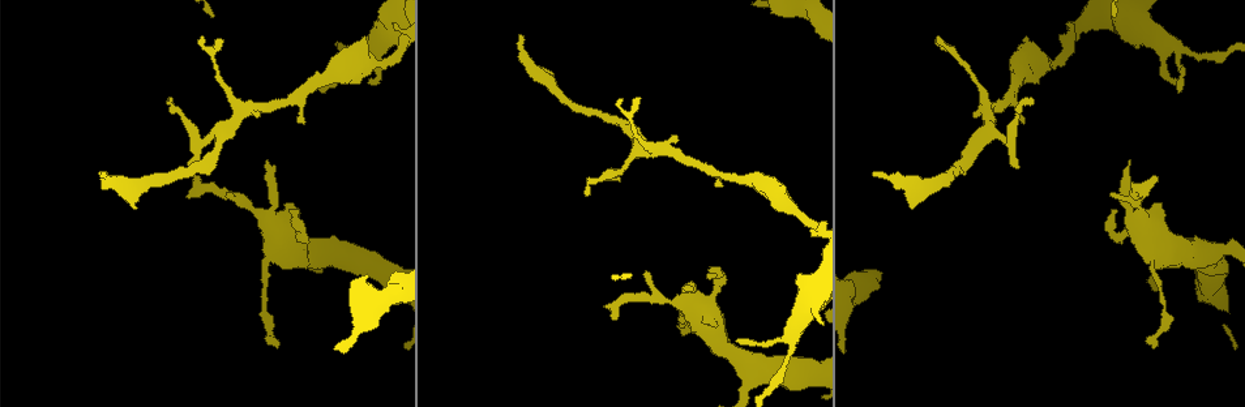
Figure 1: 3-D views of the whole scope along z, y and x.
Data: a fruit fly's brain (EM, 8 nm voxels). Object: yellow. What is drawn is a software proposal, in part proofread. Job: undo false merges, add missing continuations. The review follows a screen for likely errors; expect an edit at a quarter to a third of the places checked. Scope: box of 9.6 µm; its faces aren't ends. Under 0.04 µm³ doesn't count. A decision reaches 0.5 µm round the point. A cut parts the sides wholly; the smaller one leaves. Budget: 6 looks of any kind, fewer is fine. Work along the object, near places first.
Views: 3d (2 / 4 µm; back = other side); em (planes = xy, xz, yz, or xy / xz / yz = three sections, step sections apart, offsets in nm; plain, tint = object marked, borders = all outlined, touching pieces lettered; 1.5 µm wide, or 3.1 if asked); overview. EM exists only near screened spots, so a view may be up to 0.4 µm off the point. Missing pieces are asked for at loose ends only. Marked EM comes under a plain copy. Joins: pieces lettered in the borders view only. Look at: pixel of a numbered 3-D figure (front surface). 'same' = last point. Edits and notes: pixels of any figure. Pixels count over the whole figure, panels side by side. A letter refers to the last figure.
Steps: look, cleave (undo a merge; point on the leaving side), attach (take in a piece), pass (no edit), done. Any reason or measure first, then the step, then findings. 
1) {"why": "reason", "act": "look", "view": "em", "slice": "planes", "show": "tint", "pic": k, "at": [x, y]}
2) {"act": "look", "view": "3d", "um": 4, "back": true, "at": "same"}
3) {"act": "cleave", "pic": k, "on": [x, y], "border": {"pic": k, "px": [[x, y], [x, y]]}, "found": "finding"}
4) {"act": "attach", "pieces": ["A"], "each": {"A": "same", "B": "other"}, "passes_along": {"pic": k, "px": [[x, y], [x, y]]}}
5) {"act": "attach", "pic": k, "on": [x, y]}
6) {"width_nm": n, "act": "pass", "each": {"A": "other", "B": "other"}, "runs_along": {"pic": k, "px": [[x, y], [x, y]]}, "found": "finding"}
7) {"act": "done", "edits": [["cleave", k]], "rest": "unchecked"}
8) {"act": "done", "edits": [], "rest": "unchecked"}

{"why": "thin neck", "act": "look", "view": "3d", "um": 4, "back": true, "pic": 1, "at": [1195, 57]}

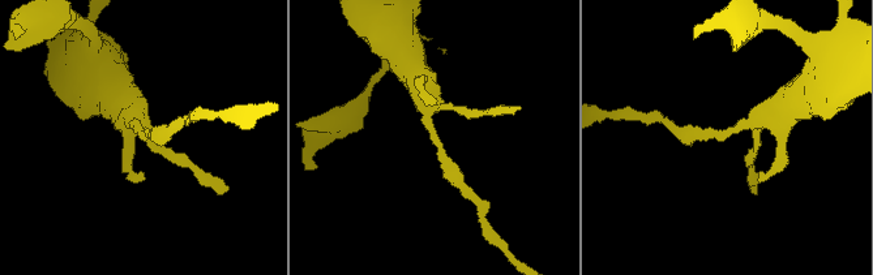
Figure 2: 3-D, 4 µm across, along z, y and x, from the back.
{"act": "look", "view": "em", "slice": "yz", "step": 8, "show": "borders", "pic": 2, "at": [728, 134]}

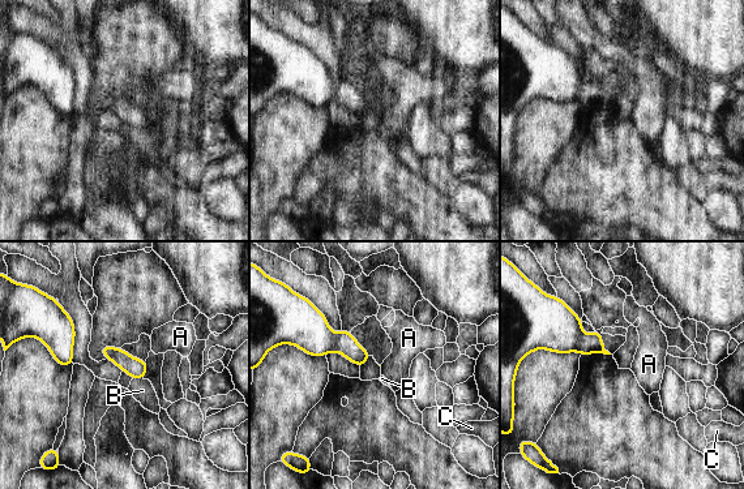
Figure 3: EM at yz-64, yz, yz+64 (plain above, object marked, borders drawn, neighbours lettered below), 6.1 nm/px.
{"act": "look", "view": "em", "slice": "planes", "show": "borders", "at": "same"}

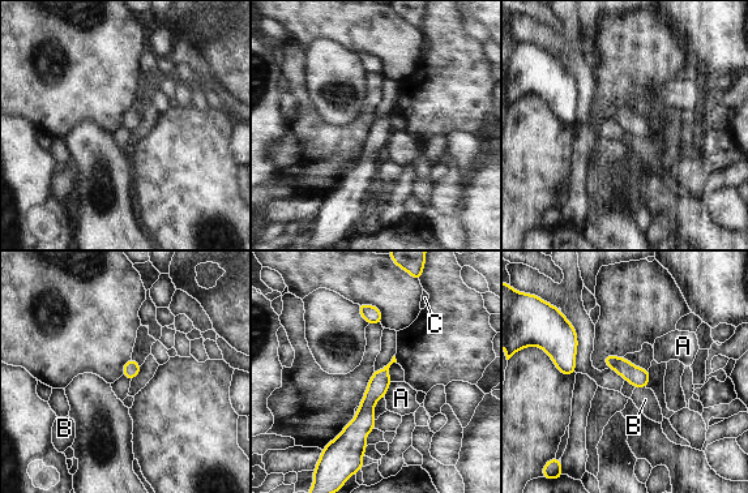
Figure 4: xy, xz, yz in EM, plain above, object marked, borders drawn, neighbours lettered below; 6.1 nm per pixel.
{"width_nm": 110, "act": "pass", "each": {"A": "other", "B": "other", "C": "other"}, "found": "all the same neuron"}

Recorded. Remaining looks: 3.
{"why": "branch stops here", "act": "look", "view": "em", "slice": "planes", "show": "borders", "pic": 1, "at": [194, 180]}

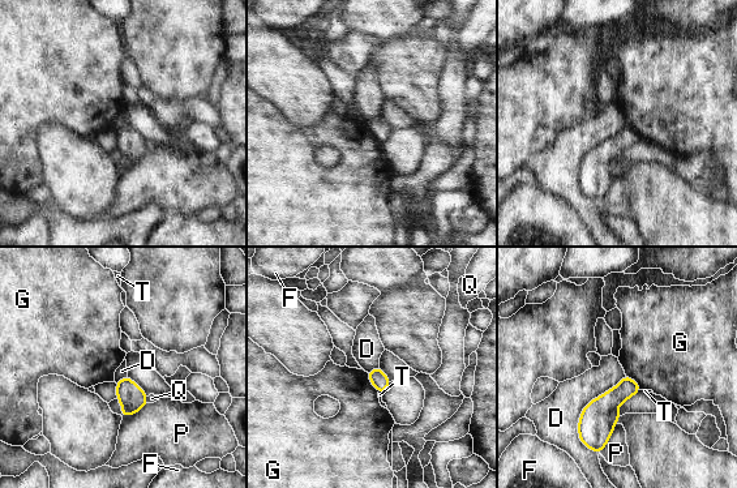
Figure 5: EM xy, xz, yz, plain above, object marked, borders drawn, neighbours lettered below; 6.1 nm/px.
{"longest_contact_nm": ["D", 500], "act": "pass", "each": {"D": "other", "F": "other", "G": "other", "P": "other", "Q": "other", "T": "other"}, "border": {"pic": 5, "px": [[625, 375], [581, 412], [595, 453]]}, "found": "no lettered piece goes on from it"}

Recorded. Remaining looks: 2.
{"why": "thin end", "act": "look", "view": "em", "slice": "xy", "step": 8, "show": "tint", "pic": 1, "at": [585, 195]}

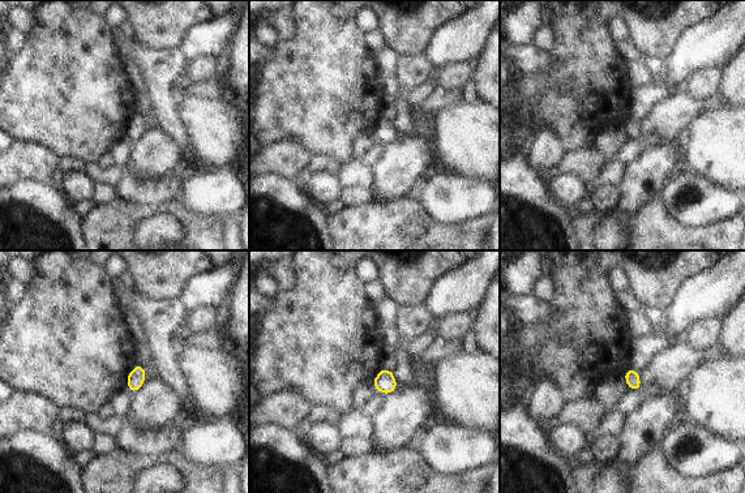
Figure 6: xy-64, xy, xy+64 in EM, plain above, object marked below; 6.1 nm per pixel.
{"why": "cut it another way", "act": "look", "view": "em", "slice": "xz", "step": 4, "show": "borders", "at": "same"}

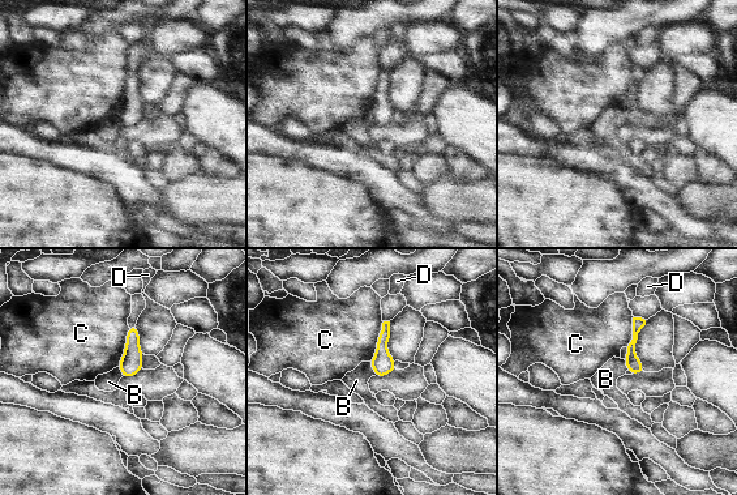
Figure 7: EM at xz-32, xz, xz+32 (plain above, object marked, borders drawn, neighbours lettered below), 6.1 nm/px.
{"longest_contact_nm": ["C", 260], "act": "pass", "each": {"B": "other", "C": "other", "D": "other"}, "found": "no lettered piece goes on from it"}

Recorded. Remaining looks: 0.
{"act": "done", "edits": [], "rest": "unchecked"}

